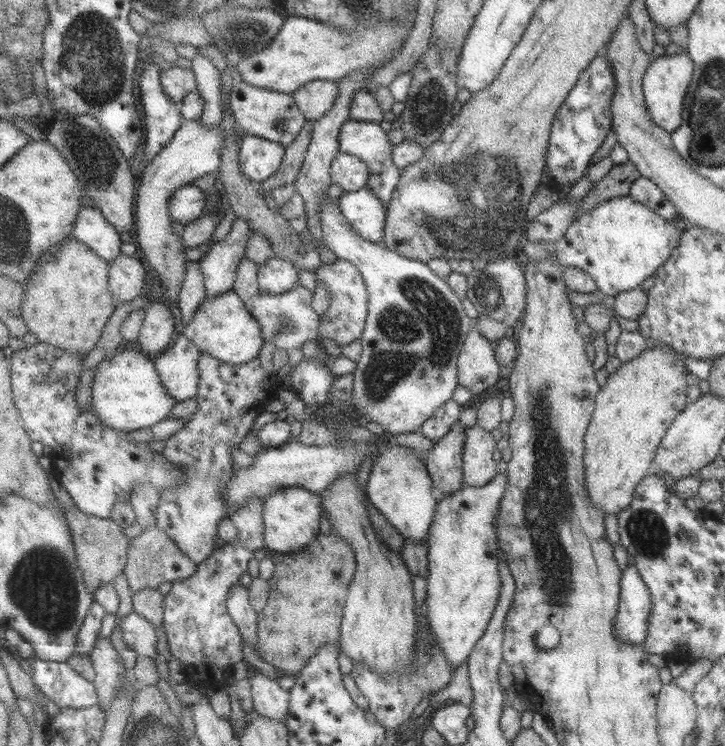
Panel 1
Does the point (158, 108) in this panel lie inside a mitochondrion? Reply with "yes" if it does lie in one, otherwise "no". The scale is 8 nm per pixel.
no

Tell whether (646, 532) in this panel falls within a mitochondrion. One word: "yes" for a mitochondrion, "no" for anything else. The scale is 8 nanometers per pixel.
yes

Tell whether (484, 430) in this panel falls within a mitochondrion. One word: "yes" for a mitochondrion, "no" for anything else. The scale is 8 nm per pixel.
no

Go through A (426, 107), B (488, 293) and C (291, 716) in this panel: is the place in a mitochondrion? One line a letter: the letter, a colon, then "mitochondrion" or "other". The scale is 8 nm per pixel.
A: mitochondrion
B: mitochondrion
C: other

